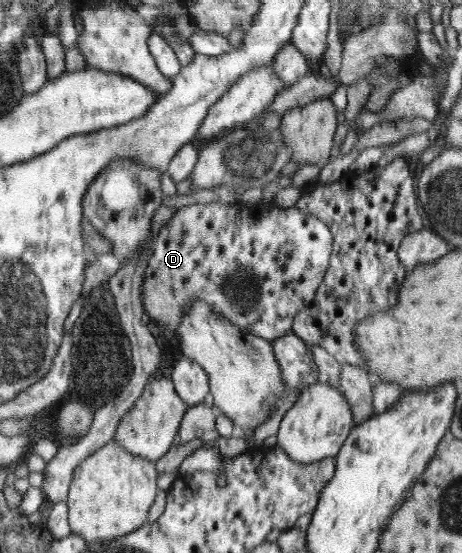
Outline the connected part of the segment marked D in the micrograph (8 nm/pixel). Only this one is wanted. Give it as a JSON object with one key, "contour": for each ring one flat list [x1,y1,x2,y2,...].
{"contour":[[234,202,233,204,209,203,205,205,196,204,184,206,176,209,171,218,158,230,156,242,152,249,152,254,148,258,148,265,143,276,144,291,142,291,142,302,144,308,145,322,152,327,154,335,160,338,161,344,166,342,179,342,181,338,180,328,182,316,186,314,186,308,194,300,204,300,206,304,210,304,210,308,214,308,214,312,218,312,222,316,226,316,228,320,235,325,245,329,254,336,273,341,281,336,288,335,293,330,293,320,298,312,307,310,312,299,314,299,318,286,324,278,326,268,328,268,328,258,334,246,334,237,332,236,329,225,318,218,317,214,302,212,301,209,294,207,282,208,276,204,246,204,243,202]]}

